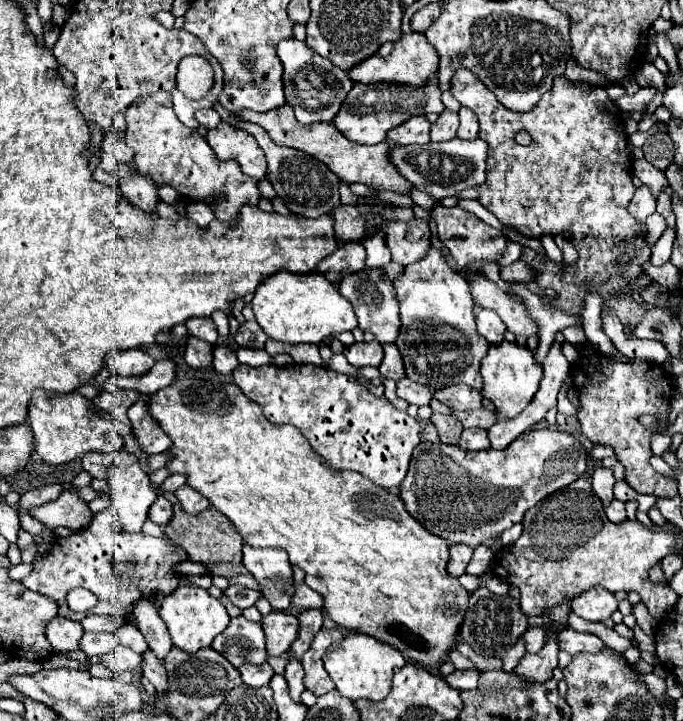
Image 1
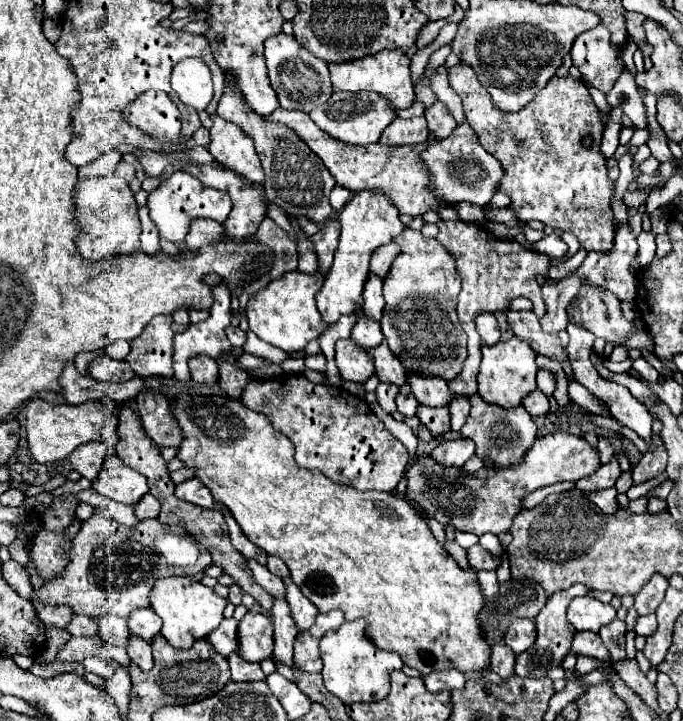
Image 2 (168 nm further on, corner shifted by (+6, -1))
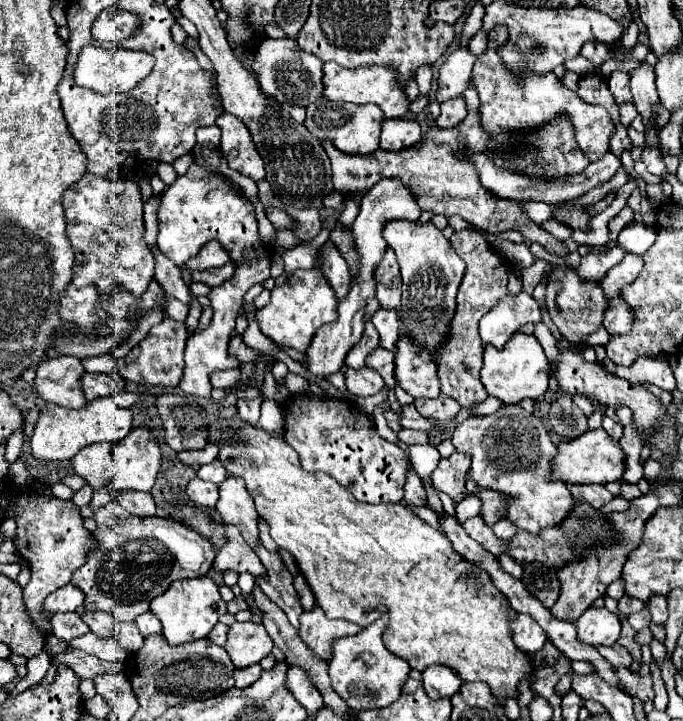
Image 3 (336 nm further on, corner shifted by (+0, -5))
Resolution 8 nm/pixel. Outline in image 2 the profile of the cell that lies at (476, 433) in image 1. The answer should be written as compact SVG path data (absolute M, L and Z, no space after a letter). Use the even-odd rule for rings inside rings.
M468 439L448 441L438 445L430 455L434 461L442 463L444 467L462 467L474 455L474 445Z

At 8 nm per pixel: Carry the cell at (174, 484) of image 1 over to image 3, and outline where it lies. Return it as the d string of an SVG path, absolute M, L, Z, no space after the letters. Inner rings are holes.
M214 459L208 465L202 465L196 473L196 477L204 479L204 481L212 481L212 483L222 483L226 479L226 469L222 467L222 463L218 459Z

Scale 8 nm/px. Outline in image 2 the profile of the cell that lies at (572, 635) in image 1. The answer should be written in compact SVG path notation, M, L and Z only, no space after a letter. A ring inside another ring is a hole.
M576 633L574 643L572 643L572 651L576 655L588 655L588 657L596 657L600 661L610 659L610 653L604 647L598 633Z

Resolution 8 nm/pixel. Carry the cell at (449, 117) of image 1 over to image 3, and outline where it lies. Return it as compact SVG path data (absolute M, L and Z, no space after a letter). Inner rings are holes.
M456 97L456 99L450 99L446 103L442 103L442 113L440 117L436 119L436 125L440 129L450 129L458 123L462 123L462 119L468 115L466 111L466 103L462 97Z

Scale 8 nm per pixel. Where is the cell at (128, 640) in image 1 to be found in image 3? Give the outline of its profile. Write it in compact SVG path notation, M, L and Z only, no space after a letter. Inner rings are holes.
M82 613L84 623L90 627L92 633L96 633L102 639L108 639L114 635L114 629L118 625L118 621L114 621L114 617L110 617L110 613Z

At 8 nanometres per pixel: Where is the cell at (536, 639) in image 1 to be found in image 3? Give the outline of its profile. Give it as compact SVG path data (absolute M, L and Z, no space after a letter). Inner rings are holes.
M516 613L514 619L510 619L510 629L512 629L512 639L514 645L532 655L536 651L540 651L544 647L546 641L546 633L544 629L534 621L534 617L524 615L524 613Z

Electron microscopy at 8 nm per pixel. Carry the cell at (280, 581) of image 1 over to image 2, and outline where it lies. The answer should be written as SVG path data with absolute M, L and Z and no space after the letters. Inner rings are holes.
M220 507L220 513L222 513L224 519L226 519L232 545L234 545L244 557L252 557L252 559L256 559L256 561L260 561L260 563L266 563L266 553L264 553L260 547L256 547L256 545L242 533L242 529L240 529L240 525L236 523L236 519L232 517L232 513L230 513L226 507Z

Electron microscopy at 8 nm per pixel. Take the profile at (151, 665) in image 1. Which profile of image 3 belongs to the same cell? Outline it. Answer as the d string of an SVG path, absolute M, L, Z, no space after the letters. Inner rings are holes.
M118 623L116 637L118 637L120 645L128 653L136 653L142 647L142 643L144 643L144 637L140 635L140 631L138 631L138 627L134 623Z

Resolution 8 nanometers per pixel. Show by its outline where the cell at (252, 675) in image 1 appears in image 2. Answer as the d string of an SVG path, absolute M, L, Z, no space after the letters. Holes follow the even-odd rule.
M230 653L228 663L230 663L230 671L232 671L232 681L260 681L260 679L266 679L266 675L262 673L258 663L248 663L242 657L238 657L238 653Z

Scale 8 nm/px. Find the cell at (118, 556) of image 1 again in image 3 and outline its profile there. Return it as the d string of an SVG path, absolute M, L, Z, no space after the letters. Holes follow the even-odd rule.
M116 501L92 509L98 523L92 533L96 549L88 553L86 563L72 577L72 585L86 595L82 611L106 611L118 621L134 623L140 613L150 609L152 599L162 595L172 581L208 575L216 551L210 541L194 529L158 515L134 517Z

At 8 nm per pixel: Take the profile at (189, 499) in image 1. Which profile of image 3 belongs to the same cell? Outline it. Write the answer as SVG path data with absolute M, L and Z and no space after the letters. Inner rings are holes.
M194 477L188 487L186 487L188 497L200 505L200 507L210 507L214 509L214 505L218 503L218 485L210 483L210 481L202 481L198 477Z

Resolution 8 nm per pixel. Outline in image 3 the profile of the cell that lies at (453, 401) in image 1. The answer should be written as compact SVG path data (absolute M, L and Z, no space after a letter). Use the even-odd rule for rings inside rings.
M402 333L400 341L396 343L396 381L398 385L410 393L412 397L426 397L434 399L440 395L440 381L436 373L436 363L428 359L426 353L422 353L420 347L410 341L406 333Z

